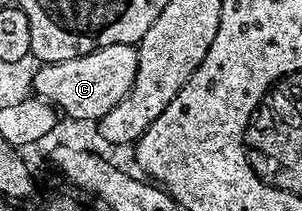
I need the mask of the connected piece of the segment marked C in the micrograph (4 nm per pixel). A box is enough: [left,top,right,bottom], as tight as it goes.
[31,44,137,122]

